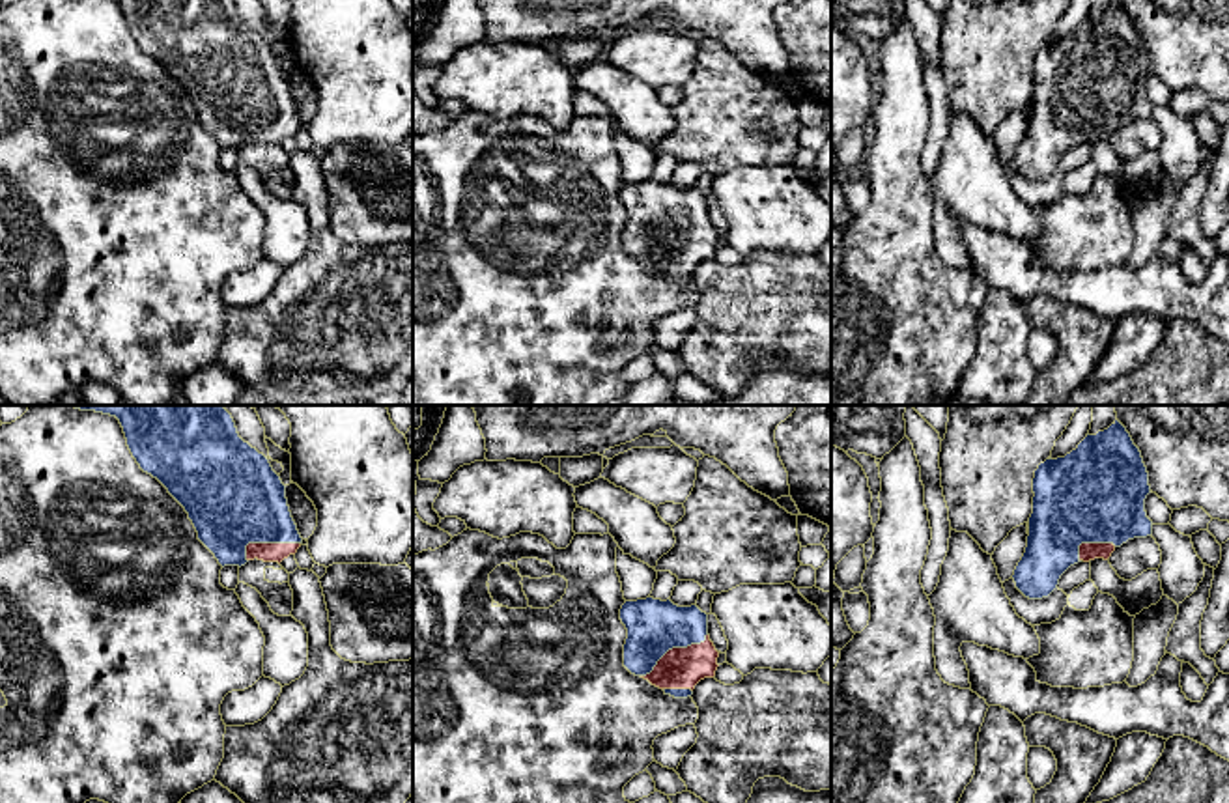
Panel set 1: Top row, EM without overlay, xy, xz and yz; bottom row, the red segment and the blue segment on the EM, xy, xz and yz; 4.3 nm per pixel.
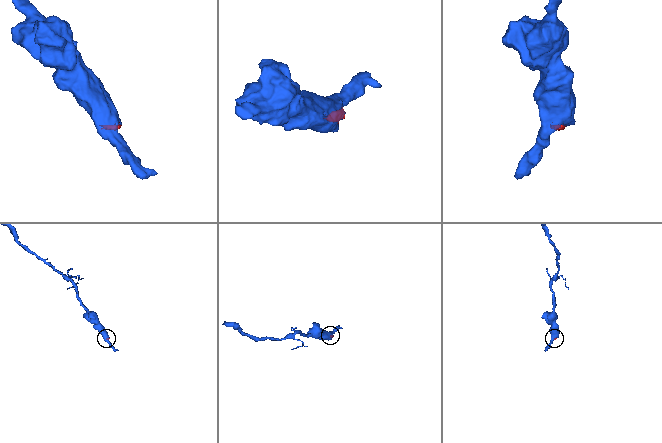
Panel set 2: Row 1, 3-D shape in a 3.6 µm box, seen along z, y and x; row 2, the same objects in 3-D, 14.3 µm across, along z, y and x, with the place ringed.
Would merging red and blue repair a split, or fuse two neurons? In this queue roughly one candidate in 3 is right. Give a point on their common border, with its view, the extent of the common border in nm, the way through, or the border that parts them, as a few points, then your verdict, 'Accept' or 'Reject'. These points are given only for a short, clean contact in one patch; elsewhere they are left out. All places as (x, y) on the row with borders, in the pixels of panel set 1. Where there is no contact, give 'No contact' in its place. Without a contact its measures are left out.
Touches red at xz (675, 648). Shared border 340 nm. Path across: xz (680, 667), (675, 660), (675, 648), (654, 626). Accept

